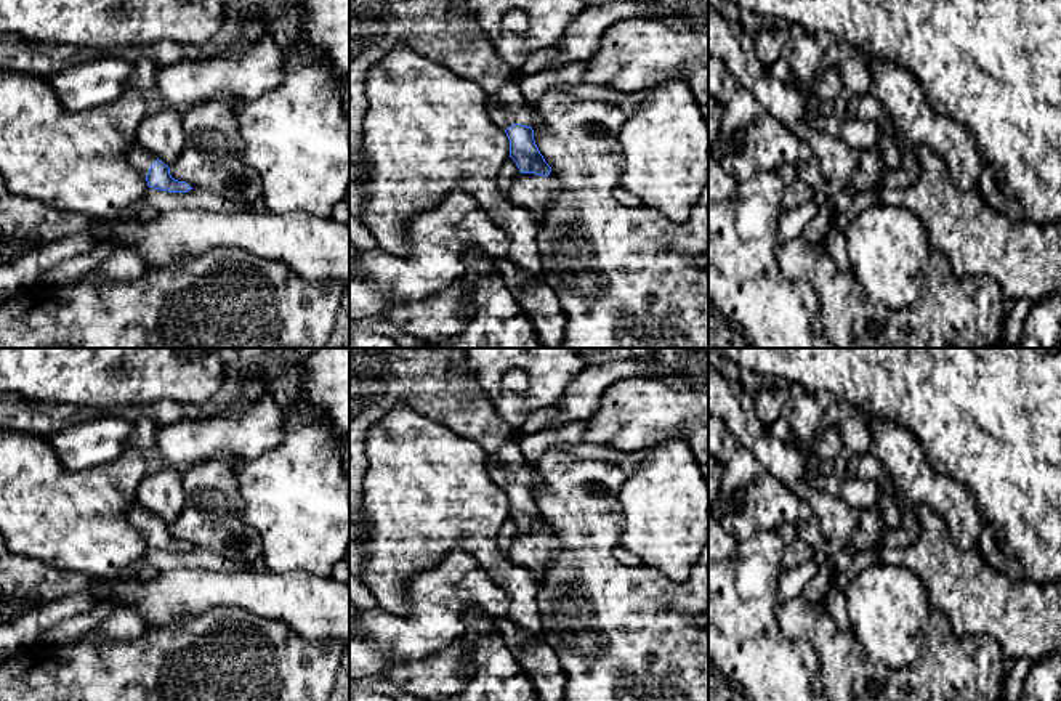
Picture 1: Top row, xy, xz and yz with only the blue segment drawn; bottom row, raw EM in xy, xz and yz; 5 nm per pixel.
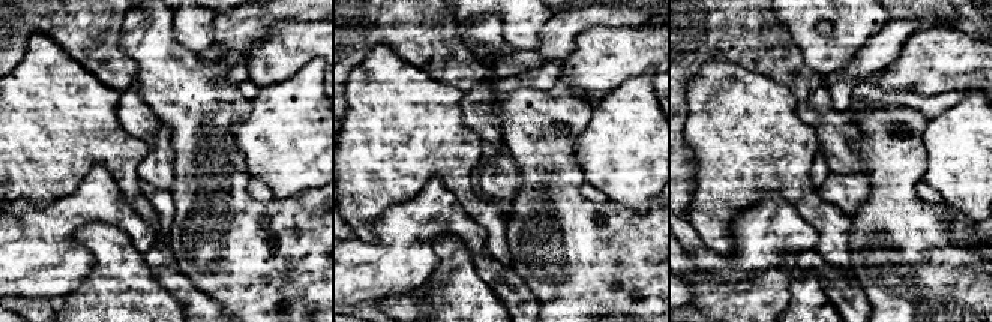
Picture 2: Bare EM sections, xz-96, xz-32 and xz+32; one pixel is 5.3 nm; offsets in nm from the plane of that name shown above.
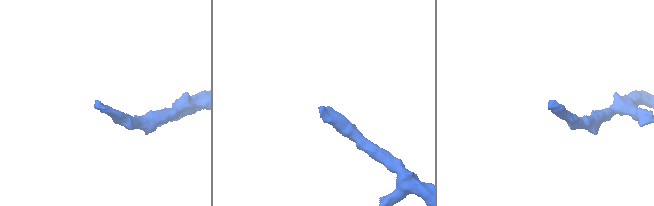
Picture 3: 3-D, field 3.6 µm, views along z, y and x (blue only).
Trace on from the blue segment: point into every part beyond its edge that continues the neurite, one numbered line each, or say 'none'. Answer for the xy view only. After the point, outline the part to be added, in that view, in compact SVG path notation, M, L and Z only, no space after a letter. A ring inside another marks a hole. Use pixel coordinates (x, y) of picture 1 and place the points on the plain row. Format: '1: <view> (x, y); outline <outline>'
1: xy (140, 517); outline M135 502L128 510L128 520L139 533L146 536L157 517L139 502Z

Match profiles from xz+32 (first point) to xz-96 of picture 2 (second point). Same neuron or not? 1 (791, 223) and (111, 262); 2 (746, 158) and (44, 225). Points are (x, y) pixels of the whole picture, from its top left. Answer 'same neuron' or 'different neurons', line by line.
1: different neurons
2: different neurons

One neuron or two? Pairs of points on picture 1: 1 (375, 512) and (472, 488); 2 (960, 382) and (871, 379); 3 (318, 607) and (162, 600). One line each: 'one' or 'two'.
1: one
2: one
3: one

